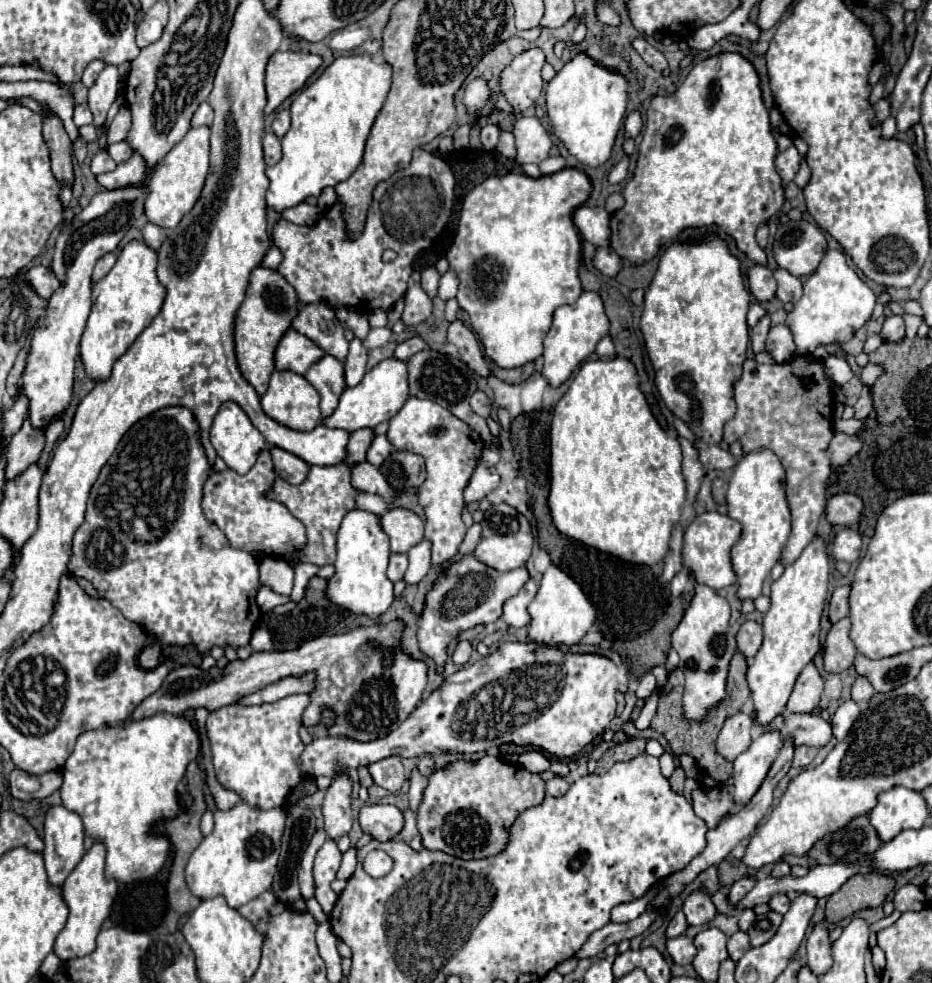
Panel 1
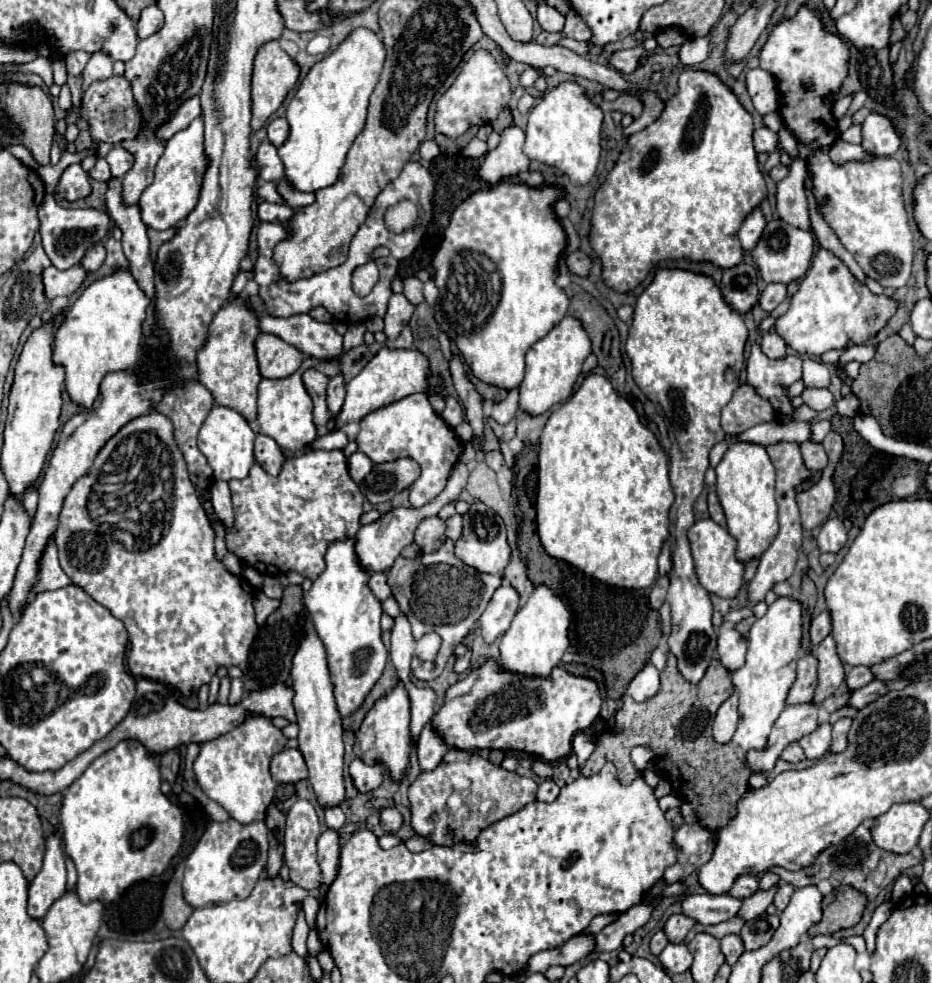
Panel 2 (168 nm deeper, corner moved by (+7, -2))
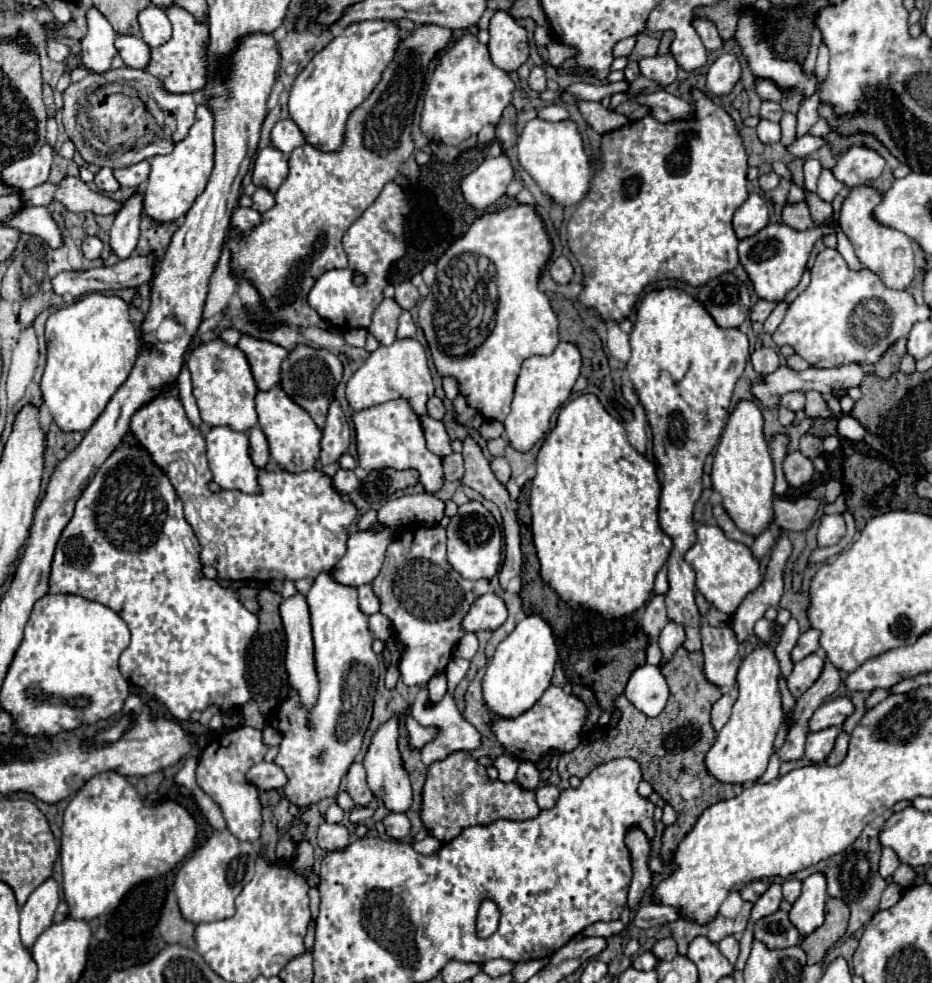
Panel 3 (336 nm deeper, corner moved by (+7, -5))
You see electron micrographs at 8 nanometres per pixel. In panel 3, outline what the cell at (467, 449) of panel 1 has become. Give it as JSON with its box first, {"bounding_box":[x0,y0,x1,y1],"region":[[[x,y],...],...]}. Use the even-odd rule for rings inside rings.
{"bounding_box":[351,400,443,494],"region":[[[393,400],[381,406],[355,412],[351,420],[355,426],[359,466],[363,470],[371,472],[371,470],[381,470],[381,468],[395,468],[395,470],[415,468],[421,476],[421,484],[425,486],[427,494],[437,492],[441,488],[443,484],[441,458],[425,448],[425,438],[423,438],[419,416],[411,410],[407,400]]]}

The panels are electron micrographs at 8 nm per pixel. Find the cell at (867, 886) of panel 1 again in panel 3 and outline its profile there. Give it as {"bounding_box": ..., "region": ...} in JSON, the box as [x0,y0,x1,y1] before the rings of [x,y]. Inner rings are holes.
{"bounding_box":[801,898,849,964],"region":[[[829,898],[825,904],[825,922],[821,928],[803,938],[801,948],[807,954],[807,964],[817,964],[825,952],[845,934],[849,922],[849,908],[843,900]]]}

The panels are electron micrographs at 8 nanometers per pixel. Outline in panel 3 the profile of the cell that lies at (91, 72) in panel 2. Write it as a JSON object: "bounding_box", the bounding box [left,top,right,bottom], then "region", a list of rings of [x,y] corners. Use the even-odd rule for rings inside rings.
{"bounding_box":[81,8,117,72],"region":[[[91,8],[87,10],[87,34],[81,40],[81,54],[83,54],[83,64],[91,72],[107,72],[111,68],[111,60],[117,54],[113,42],[117,38],[113,26],[109,20],[97,10]]]}

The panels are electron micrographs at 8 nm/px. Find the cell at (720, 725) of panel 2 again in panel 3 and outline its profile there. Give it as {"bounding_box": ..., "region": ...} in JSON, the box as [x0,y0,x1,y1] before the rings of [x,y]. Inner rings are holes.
{"bounding_box":[711,686,737,732],"region":[[[733,686],[733,688],[723,690],[723,696],[713,704],[711,724],[713,724],[715,732],[719,732],[727,724],[727,720],[731,718],[731,708],[733,708],[735,700],[737,700],[737,688]]]}

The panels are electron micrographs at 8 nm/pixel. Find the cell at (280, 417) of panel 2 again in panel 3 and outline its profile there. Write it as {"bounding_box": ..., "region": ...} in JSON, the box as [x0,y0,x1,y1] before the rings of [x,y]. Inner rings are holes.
{"bounding_box":[255,386,321,472],"region":[[[279,386],[267,392],[259,392],[255,404],[259,414],[259,426],[269,442],[269,454],[279,464],[279,468],[287,472],[313,470],[321,452],[321,430],[315,426],[311,416],[291,398],[287,398]]]}

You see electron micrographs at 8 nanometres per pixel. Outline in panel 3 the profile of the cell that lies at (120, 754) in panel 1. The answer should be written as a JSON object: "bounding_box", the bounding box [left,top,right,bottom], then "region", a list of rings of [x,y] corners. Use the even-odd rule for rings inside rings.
{"bounding_box":[61,772,197,920],"region":[[[117,772],[93,776],[69,802],[61,828],[61,866],[63,866],[63,896],[69,906],[69,918],[93,920],[101,914],[111,914],[125,895],[139,882],[171,872],[195,846],[197,822],[179,806],[145,806],[137,790]]]}

